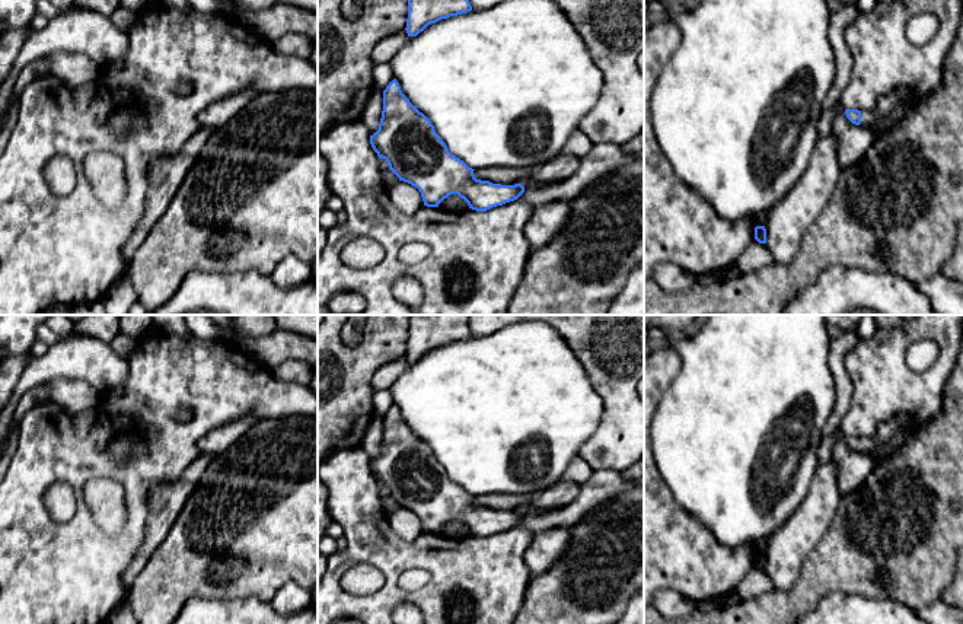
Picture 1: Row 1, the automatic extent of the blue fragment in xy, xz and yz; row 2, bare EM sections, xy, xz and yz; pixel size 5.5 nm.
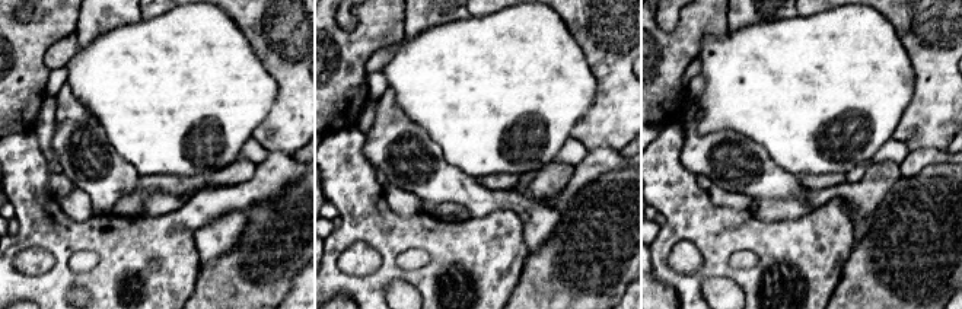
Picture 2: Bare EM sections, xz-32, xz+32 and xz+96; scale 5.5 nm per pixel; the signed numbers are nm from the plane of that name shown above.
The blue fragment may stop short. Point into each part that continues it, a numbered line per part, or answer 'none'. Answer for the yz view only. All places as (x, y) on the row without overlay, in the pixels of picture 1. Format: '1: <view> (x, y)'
1: yz (887, 430)

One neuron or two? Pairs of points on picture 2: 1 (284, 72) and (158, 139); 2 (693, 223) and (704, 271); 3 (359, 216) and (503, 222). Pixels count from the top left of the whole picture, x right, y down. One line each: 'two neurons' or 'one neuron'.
1: two neurons
2: one neuron
3: one neuron

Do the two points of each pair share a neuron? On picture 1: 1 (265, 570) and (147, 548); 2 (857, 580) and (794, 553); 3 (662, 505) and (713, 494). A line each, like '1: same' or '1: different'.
1: different
2: different
3: different

